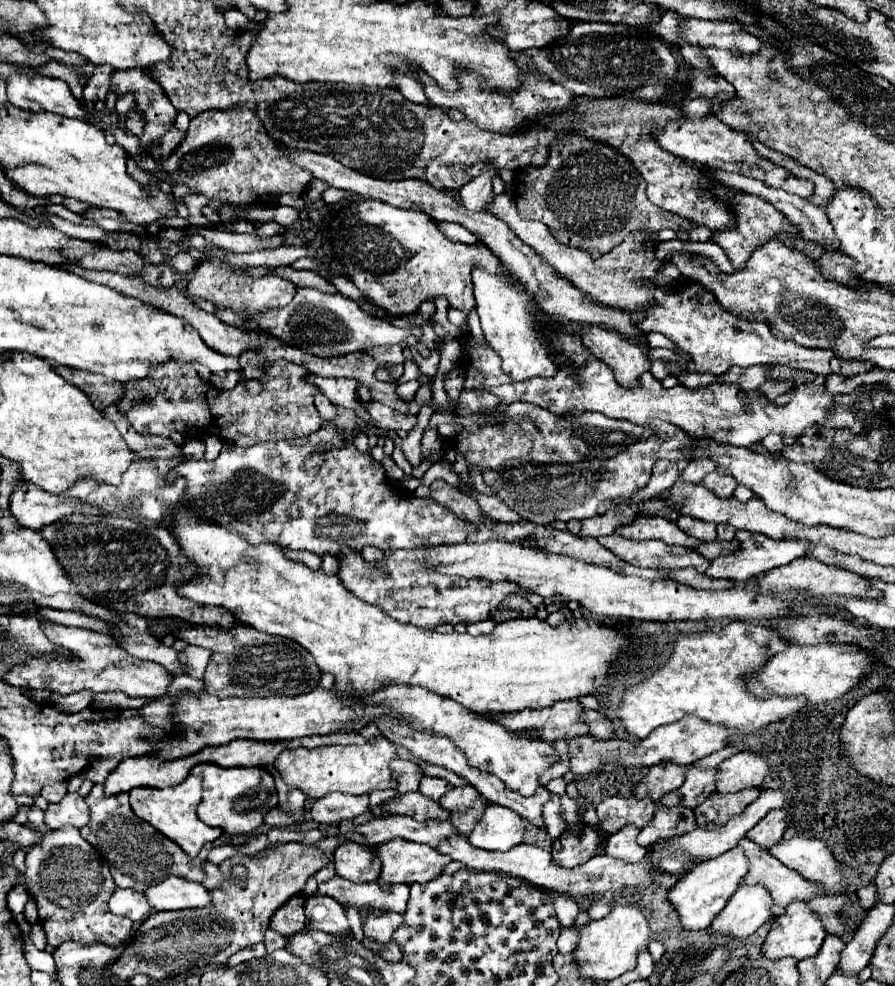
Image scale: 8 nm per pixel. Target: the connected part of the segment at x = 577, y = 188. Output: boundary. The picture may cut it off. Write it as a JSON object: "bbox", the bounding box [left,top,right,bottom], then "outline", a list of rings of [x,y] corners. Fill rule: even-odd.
{"bbox":[514,132,692,258],"outline":[[[570,132],[556,138],[550,144],[546,166],[530,166],[530,176],[516,176],[514,186],[514,202],[518,206],[518,212],[526,220],[540,220],[548,226],[550,234],[554,234],[558,242],[586,250],[592,258],[608,254],[634,230],[658,232],[662,228],[676,230],[678,226],[680,230],[690,232],[692,228],[692,222],[674,216],[660,206],[654,206],[646,198],[646,180],[642,178],[642,174],[638,174],[636,166],[624,154],[618,154],[618,150],[614,150],[612,146],[606,146],[604,142],[598,142],[596,138],[590,138],[586,134]]]}

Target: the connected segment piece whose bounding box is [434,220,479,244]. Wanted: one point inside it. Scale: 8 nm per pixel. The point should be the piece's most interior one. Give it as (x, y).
(456, 232)

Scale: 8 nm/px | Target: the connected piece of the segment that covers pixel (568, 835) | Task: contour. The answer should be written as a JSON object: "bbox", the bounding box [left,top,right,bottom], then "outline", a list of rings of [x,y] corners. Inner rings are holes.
{"bbox":[552,826,598,866],"outline":[[[590,826],[582,830],[582,836],[574,836],[572,832],[564,832],[554,844],[552,844],[552,858],[560,866],[580,866],[582,862],[588,862],[598,850],[598,832]]]}

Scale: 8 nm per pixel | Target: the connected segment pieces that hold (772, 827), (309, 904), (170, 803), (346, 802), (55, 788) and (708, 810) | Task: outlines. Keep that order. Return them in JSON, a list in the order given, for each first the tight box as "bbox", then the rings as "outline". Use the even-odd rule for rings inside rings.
[{"bbox":[746,808,786,848],"outline":[[[782,808],[770,810],[770,814],[766,814],[766,818],[762,818],[746,836],[752,842],[758,842],[758,846],[770,848],[770,846],[774,846],[774,842],[782,840],[784,828],[786,828],[786,810],[782,810]]]},{"bbox":[304,894,350,934],"outline":[[[316,894],[314,898],[306,898],[304,912],[306,912],[306,918],[310,920],[310,926],[322,932],[338,934],[342,930],[348,930],[350,926],[342,904],[334,902],[334,898],[326,898],[320,894]]]},{"bbox":[130,776,222,856],"outline":[[[188,776],[182,784],[170,786],[170,788],[132,788],[130,792],[130,806],[138,818],[160,830],[166,838],[176,842],[188,856],[198,856],[200,848],[206,842],[214,842],[220,838],[222,830],[206,826],[198,814],[196,806],[200,804],[202,798],[202,778],[198,776]]]},{"bbox":[310,794,370,824],"outline":[[[326,794],[312,804],[310,814],[312,814],[314,822],[318,822],[318,824],[334,824],[340,820],[356,818],[356,816],[364,814],[368,808],[370,806],[368,806],[366,794],[362,798],[354,798],[354,796],[346,796],[346,794]]]},{"bbox":[40,782,66,802],"outline":[[[66,782],[48,784],[48,786],[44,786],[42,792],[40,792],[40,796],[44,796],[48,802],[58,802],[64,794],[66,794]]]},{"bbox":[694,788,760,826],"outline":[[[746,788],[740,790],[736,794],[710,794],[710,798],[706,802],[702,802],[694,814],[696,814],[696,822],[698,824],[706,824],[706,826],[722,826],[722,822],[728,822],[730,816],[734,814],[742,814],[742,810],[746,810],[746,806],[750,802],[754,802],[754,798],[758,798],[760,790],[758,788]]]}]

